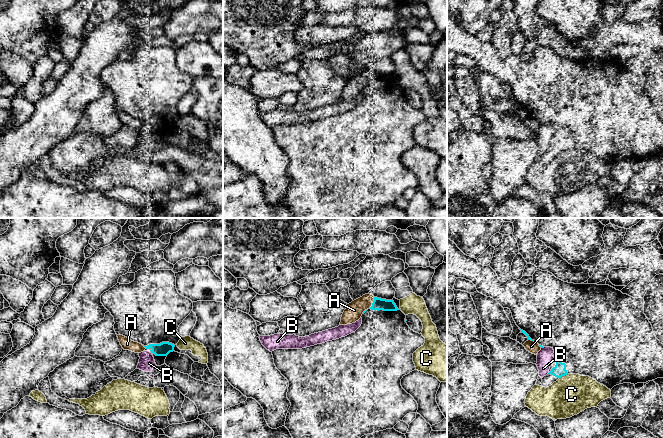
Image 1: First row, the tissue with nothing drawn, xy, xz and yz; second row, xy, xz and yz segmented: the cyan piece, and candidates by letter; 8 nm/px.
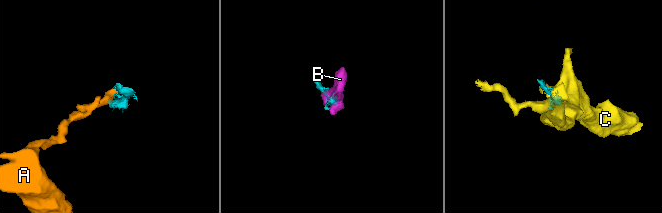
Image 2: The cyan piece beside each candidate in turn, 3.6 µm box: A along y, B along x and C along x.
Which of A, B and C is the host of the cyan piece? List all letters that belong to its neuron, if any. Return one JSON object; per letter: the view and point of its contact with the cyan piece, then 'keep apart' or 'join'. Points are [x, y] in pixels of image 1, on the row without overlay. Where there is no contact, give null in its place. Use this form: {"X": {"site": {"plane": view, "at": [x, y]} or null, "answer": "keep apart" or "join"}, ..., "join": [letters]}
{"A": {"site": {"plane": "xz", "at": [371, 82]}, "answer": "keep apart"}, "B": {"site": {"plane": "yz", "at": [542, 123]}, "answer": "keep apart"}, "C": {"site": {"plane": "yz", "at": [563, 151]}, "answer": "keep apart"}, "join": []}

